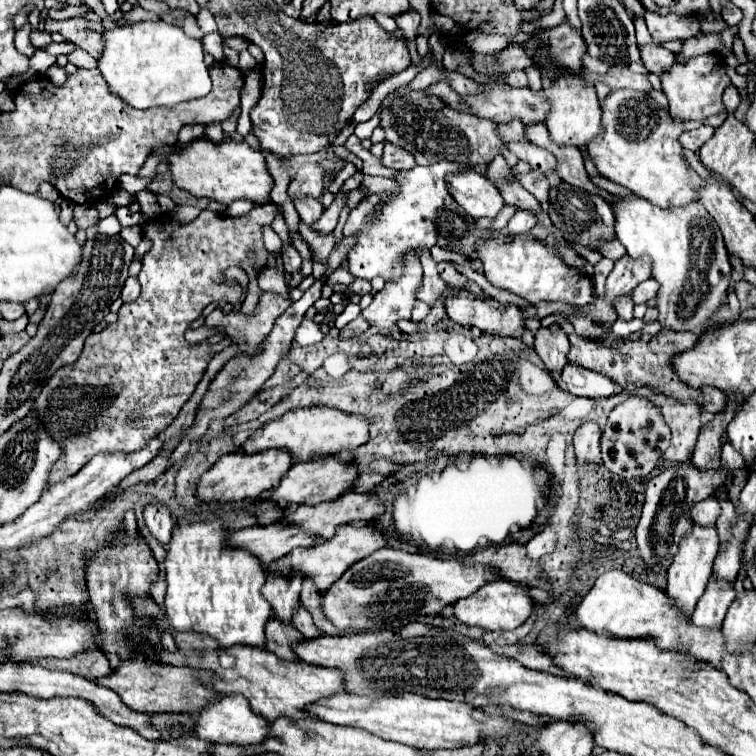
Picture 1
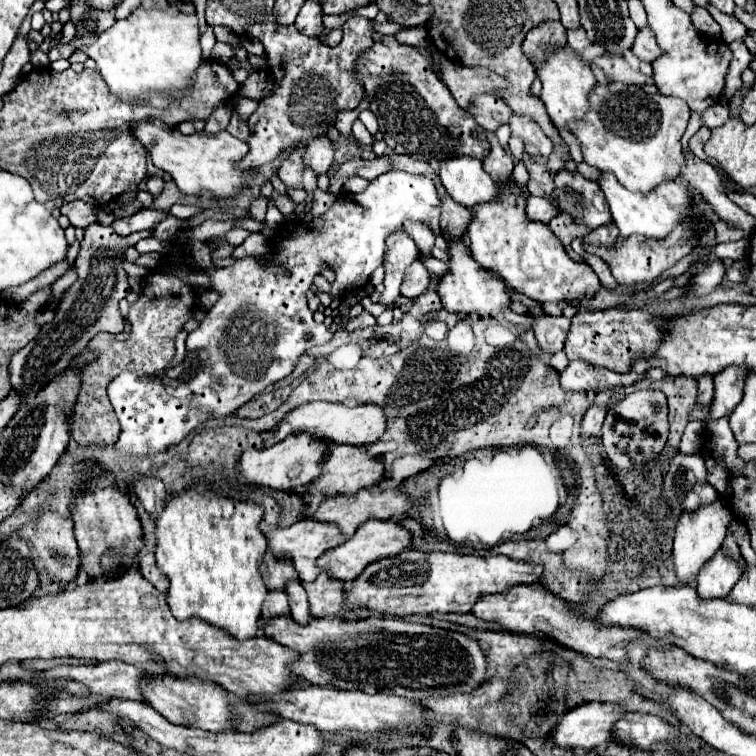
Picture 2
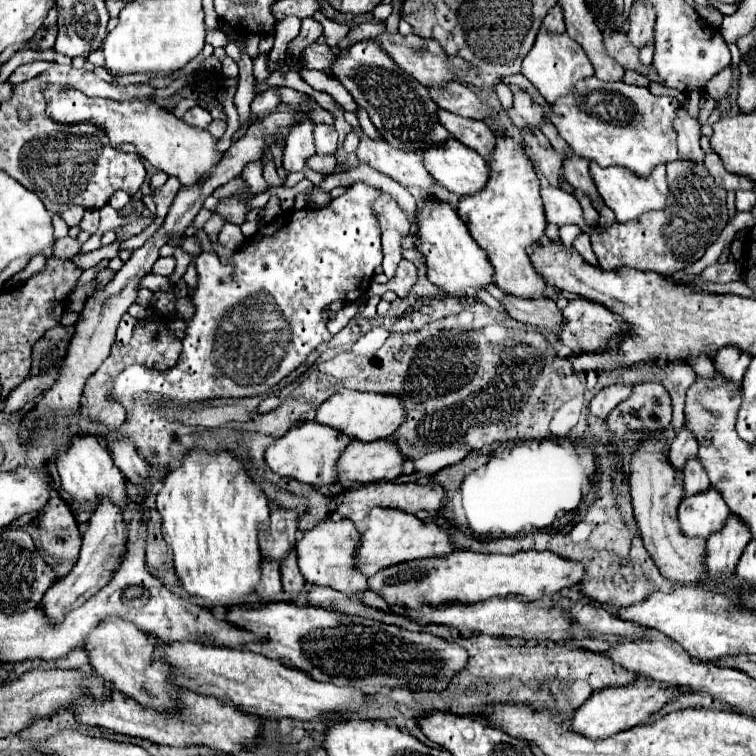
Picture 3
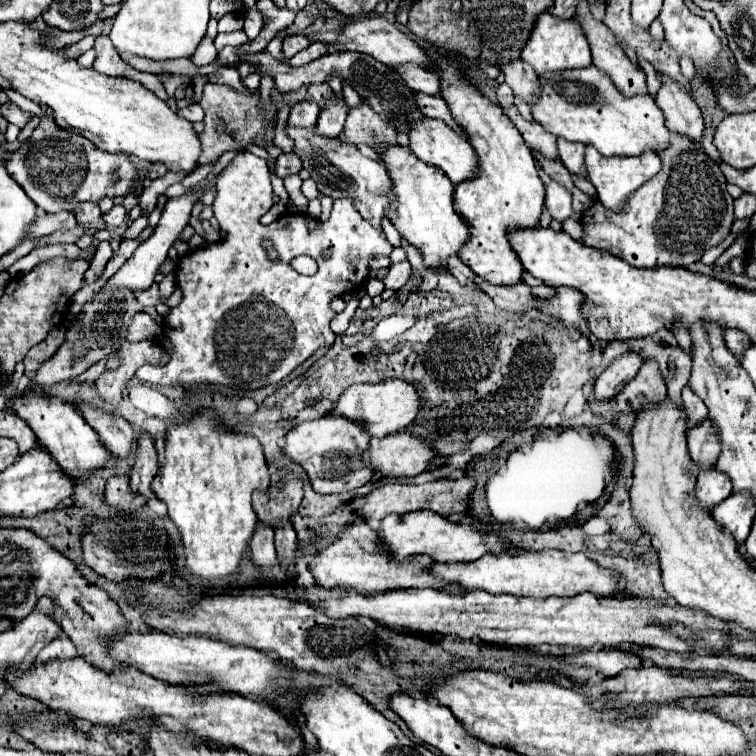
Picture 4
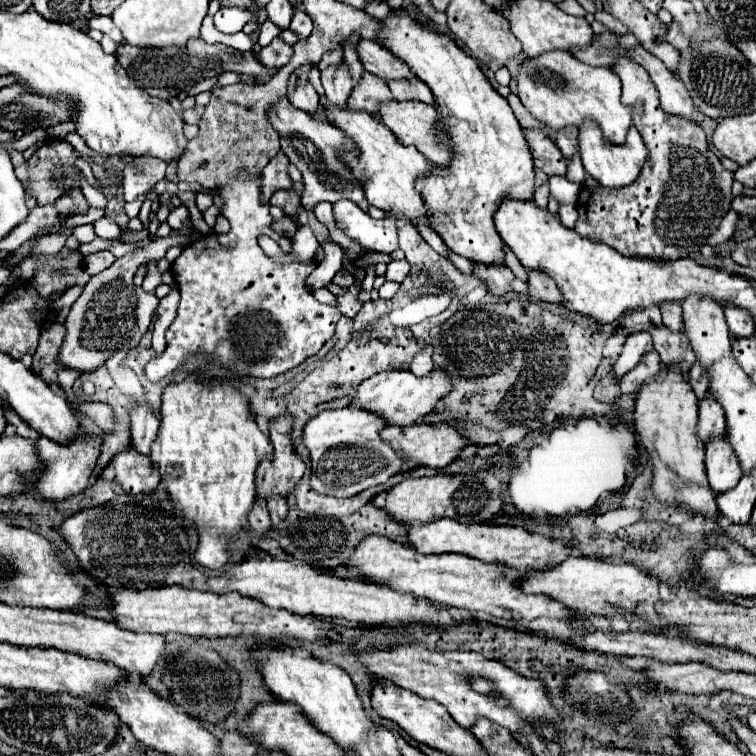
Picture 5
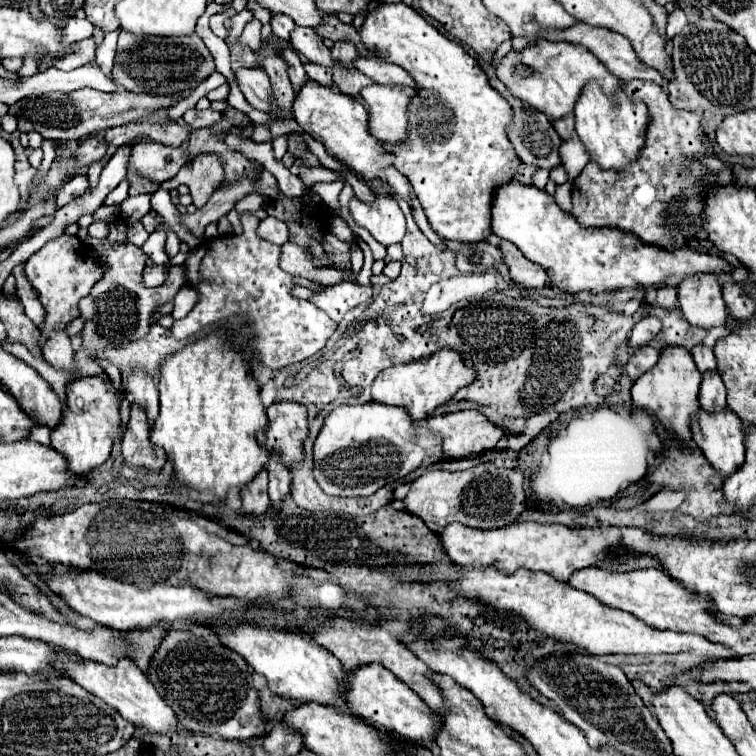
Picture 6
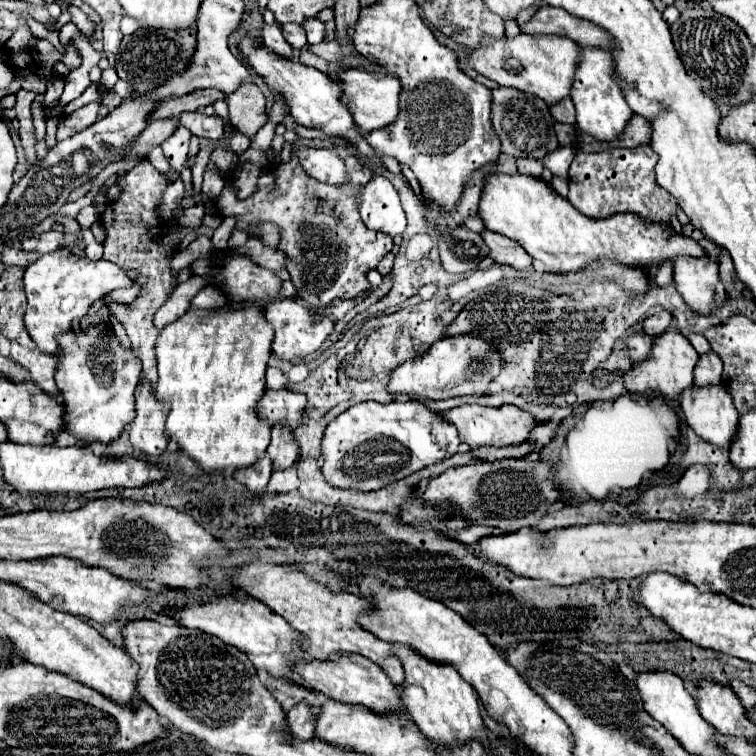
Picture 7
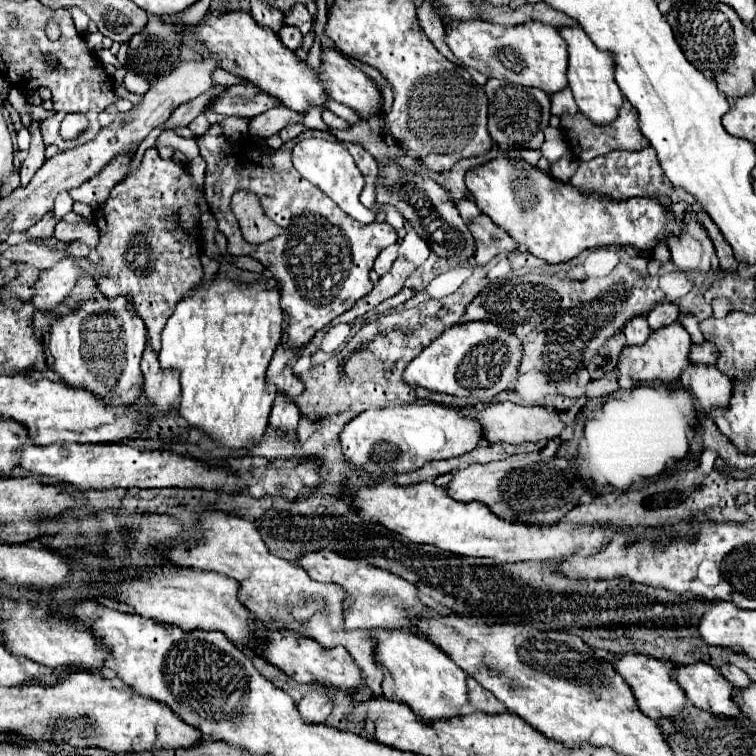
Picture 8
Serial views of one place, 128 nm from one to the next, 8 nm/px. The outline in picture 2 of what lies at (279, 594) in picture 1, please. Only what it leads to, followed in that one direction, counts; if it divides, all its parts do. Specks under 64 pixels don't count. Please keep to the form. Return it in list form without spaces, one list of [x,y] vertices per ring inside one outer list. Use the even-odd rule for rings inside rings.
[[[268,550],[264,552],[260,574],[270,590],[284,590],[286,582],[298,580],[298,572],[292,568],[292,560],[276,560],[276,556],[272,556]]]

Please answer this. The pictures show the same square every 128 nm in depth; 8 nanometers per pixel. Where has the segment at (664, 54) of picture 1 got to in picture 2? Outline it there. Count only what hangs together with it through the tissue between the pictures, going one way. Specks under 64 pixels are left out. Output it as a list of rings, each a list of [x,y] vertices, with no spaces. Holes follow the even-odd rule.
[[[646,26],[642,30],[638,30],[636,34],[636,40],[632,44],[632,52],[640,58],[640,60],[646,60],[646,62],[654,62],[658,56],[660,56],[660,48],[656,44],[656,38],[652,36],[652,30]]]

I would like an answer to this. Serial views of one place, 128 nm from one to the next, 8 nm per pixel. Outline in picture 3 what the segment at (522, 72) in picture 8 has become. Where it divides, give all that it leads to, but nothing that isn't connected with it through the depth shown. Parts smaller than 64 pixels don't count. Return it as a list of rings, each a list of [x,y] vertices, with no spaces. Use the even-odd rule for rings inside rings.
[[[590,76],[588,80],[580,80],[580,84],[576,84],[576,88],[568,92],[568,96],[562,96],[558,104],[550,104],[548,118],[576,154],[588,160],[596,160],[600,166],[616,164],[632,170],[638,176],[650,176],[656,164],[678,160],[676,132],[672,128],[676,108],[680,108],[680,102],[676,98],[654,96],[648,88],[630,86],[626,82],[602,82],[596,76]]]

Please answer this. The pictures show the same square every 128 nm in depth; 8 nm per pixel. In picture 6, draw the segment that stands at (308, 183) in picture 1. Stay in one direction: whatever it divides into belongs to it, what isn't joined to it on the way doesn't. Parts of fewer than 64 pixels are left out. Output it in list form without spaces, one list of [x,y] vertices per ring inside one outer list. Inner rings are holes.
[[[336,42],[334,48],[332,48],[332,56],[342,62],[342,64],[340,64],[342,68],[352,68],[352,62],[356,60],[358,52],[356,52],[356,48],[352,48],[352,44],[348,44],[348,42]]]

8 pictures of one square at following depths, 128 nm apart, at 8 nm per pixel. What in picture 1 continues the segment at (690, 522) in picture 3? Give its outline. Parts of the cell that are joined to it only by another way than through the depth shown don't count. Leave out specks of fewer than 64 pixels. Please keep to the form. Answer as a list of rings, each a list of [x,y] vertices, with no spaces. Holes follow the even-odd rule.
[[[698,524],[692,526],[692,532],[684,538],[684,544],[680,544],[678,554],[674,556],[670,568],[668,568],[668,596],[676,600],[676,606],[682,614],[690,616],[698,598],[702,596],[710,576],[712,576],[712,560],[716,560],[718,552],[718,532],[716,528],[700,528]]]

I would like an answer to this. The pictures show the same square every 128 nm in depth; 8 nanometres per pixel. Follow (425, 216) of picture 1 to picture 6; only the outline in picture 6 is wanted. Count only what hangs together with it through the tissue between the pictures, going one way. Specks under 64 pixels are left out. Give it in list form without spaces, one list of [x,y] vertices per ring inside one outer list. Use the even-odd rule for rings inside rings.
[[[376,192],[372,204],[354,198],[350,202],[350,212],[354,220],[364,226],[380,244],[390,246],[402,242],[406,232],[406,218],[392,194]],[[240,214],[240,222],[244,226],[242,236],[230,234],[224,238],[202,240],[200,248],[186,260],[184,270],[188,284],[198,292],[200,300],[186,318],[174,322],[170,332],[174,338],[184,340],[222,318],[246,314],[254,332],[252,352],[264,366],[278,370],[294,362],[302,362],[326,346],[328,338],[336,330],[336,322],[312,302],[298,300],[290,294],[294,282],[292,274],[278,266],[280,246],[256,236],[260,220],[252,214]]]

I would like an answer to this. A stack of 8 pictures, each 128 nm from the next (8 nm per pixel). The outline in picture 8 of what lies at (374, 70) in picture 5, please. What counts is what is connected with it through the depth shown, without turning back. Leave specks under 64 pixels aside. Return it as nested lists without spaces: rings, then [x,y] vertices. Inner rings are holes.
[[[296,4],[296,8],[292,8],[292,12],[288,12],[288,16],[284,16],[284,24],[296,26],[302,34],[308,34],[312,30],[312,16],[306,10],[306,6]]]

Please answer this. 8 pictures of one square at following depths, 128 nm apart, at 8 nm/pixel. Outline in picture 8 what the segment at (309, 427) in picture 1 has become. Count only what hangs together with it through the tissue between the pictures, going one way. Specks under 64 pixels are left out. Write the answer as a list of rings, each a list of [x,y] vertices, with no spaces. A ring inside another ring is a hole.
[[[490,320],[464,322],[444,330],[428,348],[424,348],[408,364],[404,380],[432,392],[490,400],[514,386],[514,382],[518,380],[522,352],[522,342],[510,328],[504,328]]]

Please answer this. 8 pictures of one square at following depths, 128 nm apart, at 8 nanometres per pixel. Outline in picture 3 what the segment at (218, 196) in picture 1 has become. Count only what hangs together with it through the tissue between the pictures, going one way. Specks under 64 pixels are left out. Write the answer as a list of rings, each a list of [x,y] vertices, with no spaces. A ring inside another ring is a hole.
[[[50,84],[44,88],[44,98],[50,108],[52,120],[60,124],[94,124],[102,128],[110,144],[122,152],[134,152],[146,158],[154,168],[166,172],[168,176],[176,176],[182,186],[196,184],[204,174],[212,170],[212,166],[222,158],[216,152],[216,138],[212,138],[206,130],[192,128],[176,118],[170,110],[160,108],[154,102],[132,100],[132,102],[116,102],[100,96],[84,96],[84,92],[76,88],[60,88],[58,84]]]

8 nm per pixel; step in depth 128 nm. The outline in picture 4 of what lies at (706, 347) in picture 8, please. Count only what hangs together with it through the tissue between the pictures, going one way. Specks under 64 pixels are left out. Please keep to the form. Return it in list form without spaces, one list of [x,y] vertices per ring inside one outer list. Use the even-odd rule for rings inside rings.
[[[708,418],[688,432],[688,450],[700,468],[712,466],[716,462],[716,456],[720,454],[720,440],[712,436],[712,424],[708,424]]]

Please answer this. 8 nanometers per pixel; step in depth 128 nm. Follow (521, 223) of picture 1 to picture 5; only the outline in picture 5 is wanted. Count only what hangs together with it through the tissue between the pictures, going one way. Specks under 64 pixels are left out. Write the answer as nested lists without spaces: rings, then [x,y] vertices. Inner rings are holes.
[[[550,176],[550,194],[558,200],[558,204],[574,204],[578,194],[580,194],[580,186],[566,180],[566,176]]]

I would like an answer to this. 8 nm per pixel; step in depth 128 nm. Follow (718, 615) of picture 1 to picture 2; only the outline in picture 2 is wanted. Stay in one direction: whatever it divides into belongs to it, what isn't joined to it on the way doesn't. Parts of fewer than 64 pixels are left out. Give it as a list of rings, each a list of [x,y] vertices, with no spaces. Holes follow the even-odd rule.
[[[722,548],[708,560],[698,576],[698,594],[702,598],[726,598],[742,574],[742,568]]]

